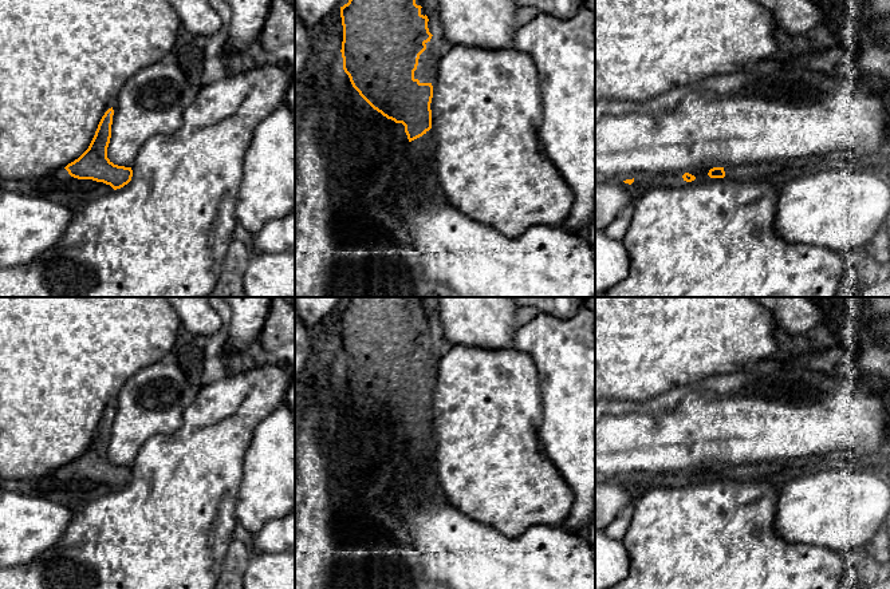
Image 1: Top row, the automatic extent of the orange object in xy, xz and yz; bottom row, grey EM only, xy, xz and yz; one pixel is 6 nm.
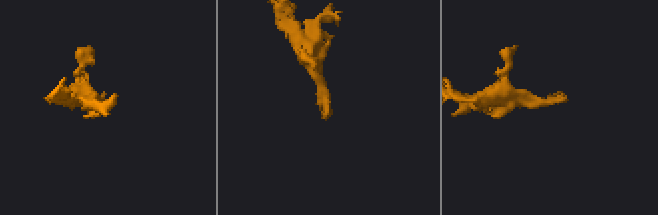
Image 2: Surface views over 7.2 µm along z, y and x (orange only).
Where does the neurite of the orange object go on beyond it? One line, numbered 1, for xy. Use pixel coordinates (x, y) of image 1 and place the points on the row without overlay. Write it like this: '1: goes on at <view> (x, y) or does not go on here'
1: does not go on here

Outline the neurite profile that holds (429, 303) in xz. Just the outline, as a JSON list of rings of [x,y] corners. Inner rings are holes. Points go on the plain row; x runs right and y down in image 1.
[[[421,297],[426,309],[426,316],[429,321],[433,325],[433,333],[436,333],[436,325],[437,325],[437,297]]]

